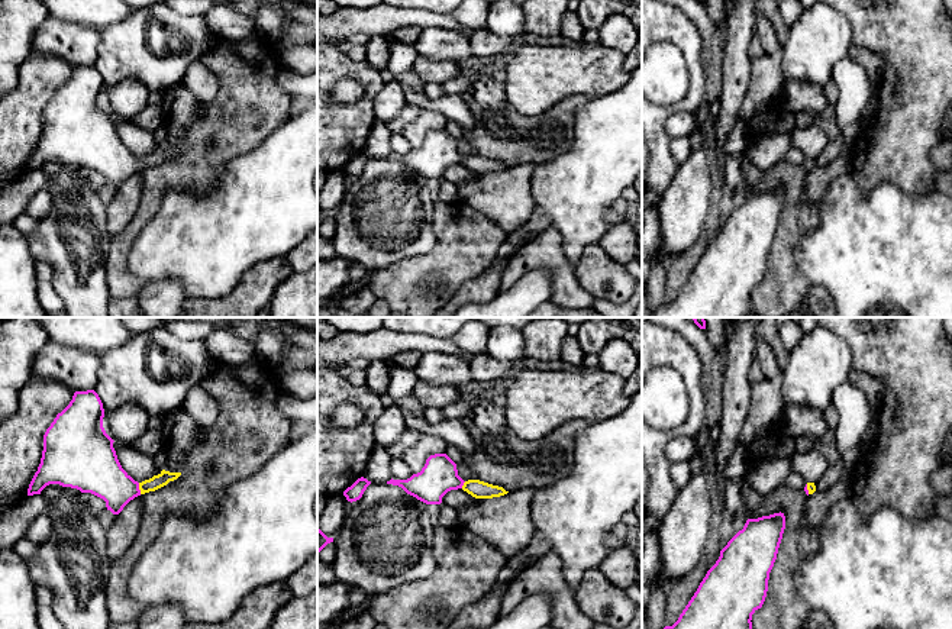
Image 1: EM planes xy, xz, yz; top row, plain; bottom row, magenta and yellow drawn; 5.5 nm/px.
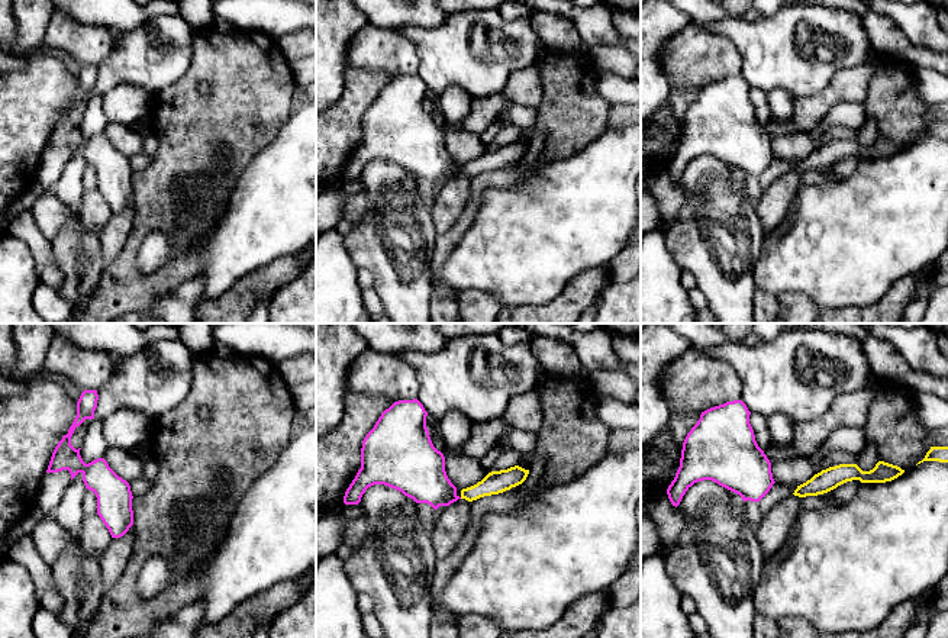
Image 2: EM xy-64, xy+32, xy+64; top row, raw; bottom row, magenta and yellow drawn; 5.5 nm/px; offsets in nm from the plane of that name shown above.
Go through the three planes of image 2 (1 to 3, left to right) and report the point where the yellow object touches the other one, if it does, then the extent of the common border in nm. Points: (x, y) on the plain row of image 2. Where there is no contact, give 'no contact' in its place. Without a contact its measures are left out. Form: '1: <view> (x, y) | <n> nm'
1: no contact
2: no contact
3: no contact

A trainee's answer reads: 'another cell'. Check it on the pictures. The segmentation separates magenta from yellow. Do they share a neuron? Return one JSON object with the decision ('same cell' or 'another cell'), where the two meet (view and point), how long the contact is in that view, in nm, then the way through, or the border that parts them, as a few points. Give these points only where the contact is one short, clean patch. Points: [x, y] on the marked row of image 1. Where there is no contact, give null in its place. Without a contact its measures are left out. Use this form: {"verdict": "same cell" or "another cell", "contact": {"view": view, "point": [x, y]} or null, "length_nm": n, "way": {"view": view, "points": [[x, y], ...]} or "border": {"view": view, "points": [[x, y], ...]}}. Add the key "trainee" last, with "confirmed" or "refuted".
{"verdict": "same cell", "contact": {"view": "xy", "point": [138, 489]}, "length_nm": 70, "way": {"view": "xy", "points": [[97, 470], [118, 489], [138, 489], [157, 481]]}, "trainee": "refuted"}

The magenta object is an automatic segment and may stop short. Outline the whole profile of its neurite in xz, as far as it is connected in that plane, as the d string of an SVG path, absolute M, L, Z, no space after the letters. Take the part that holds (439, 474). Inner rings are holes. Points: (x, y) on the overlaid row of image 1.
M446 454L430 455L420 472L407 480L391 478L387 484L401 487L407 494L426 504L440 504L448 491L458 488L475 499L493 499L509 493L503 487L480 480L464 481L458 475L456 464Z

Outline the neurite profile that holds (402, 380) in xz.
M390 362L390 386L387 393L396 404L413 393L417 381L414 370L401 368Z

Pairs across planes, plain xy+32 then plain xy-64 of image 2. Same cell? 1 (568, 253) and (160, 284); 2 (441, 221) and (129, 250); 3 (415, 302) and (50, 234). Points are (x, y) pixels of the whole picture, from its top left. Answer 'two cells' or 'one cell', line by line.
1: two cells
2: two cells
3: two cells

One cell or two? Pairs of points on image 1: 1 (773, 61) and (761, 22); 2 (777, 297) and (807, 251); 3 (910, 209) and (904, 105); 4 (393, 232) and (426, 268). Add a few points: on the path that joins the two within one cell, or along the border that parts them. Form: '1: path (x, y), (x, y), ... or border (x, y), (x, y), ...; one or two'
1: path (771, 51), (765, 32); one
2: border (806, 232), (796, 245), (796, 264), (812, 283); two
3: border (875, 186), (894, 183), (915, 196), (935, 192); two
4: border (433, 229), (435, 244), (425, 254), (384, 267); two

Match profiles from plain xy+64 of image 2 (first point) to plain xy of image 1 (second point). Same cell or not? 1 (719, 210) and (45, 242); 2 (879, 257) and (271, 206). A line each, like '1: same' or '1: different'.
1: same
2: same

